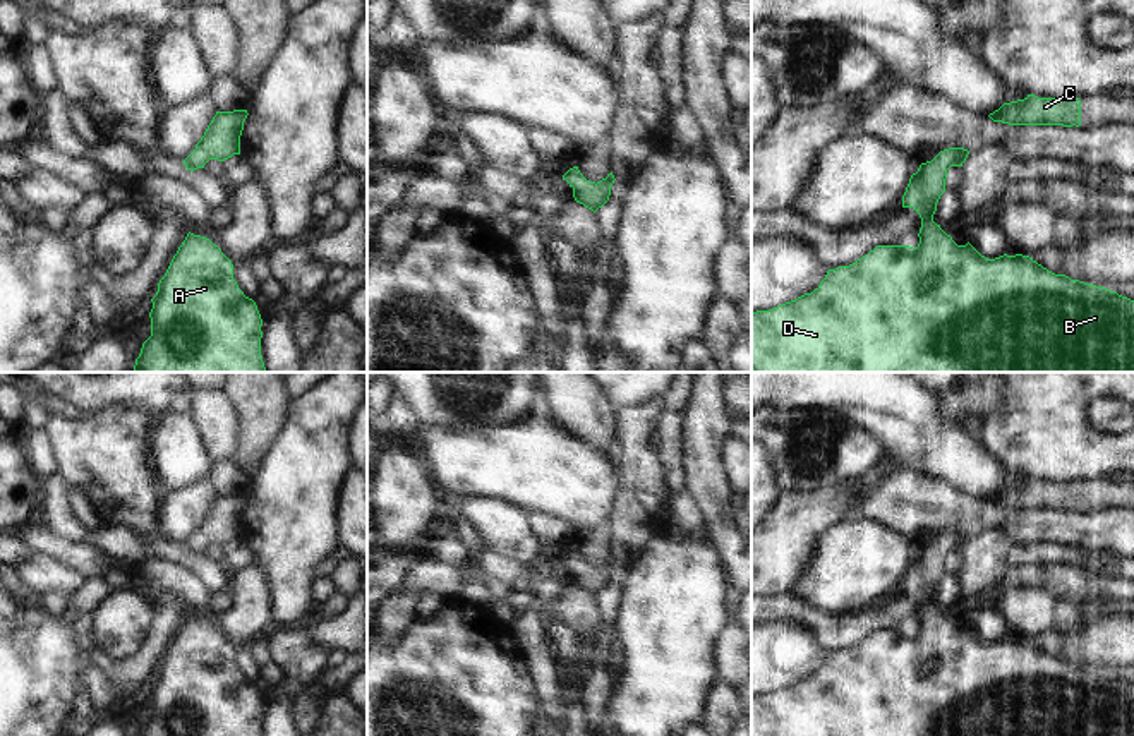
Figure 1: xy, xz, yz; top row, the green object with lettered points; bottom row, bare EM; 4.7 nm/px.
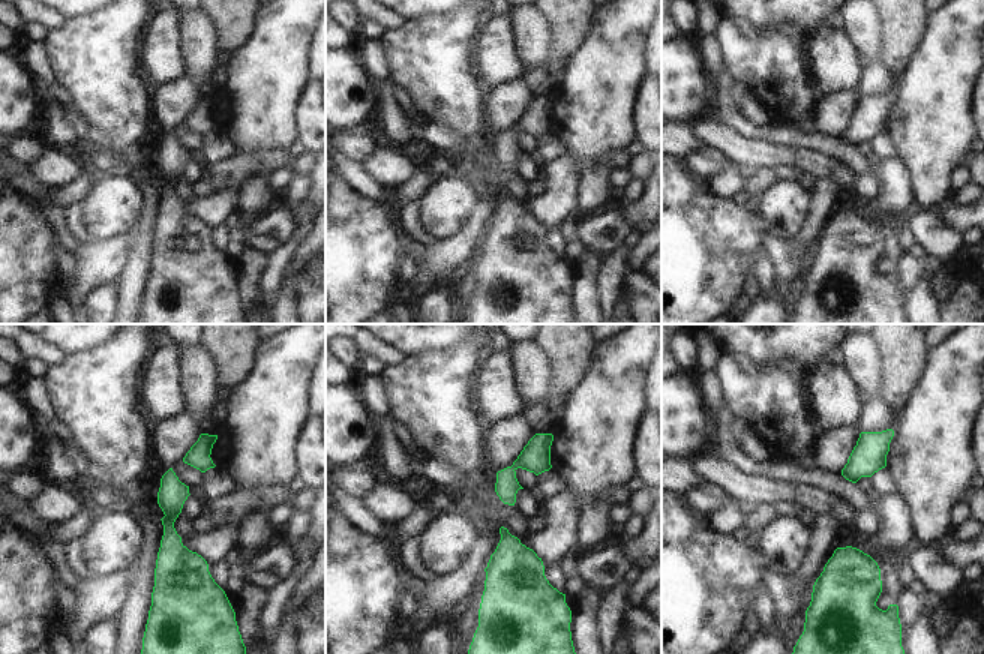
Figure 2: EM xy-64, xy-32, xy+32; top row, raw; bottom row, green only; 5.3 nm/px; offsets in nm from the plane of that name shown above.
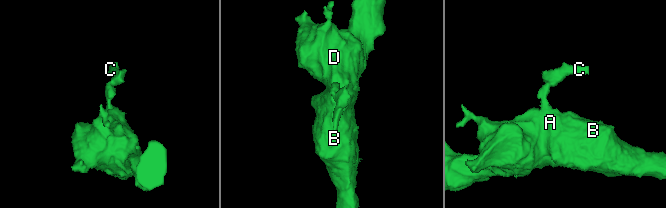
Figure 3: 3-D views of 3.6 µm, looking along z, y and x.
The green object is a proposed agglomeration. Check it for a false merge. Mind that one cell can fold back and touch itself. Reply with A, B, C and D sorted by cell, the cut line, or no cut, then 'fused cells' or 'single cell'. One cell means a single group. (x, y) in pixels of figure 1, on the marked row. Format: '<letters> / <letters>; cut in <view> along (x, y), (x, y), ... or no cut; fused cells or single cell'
A B C D; no cut; single cell

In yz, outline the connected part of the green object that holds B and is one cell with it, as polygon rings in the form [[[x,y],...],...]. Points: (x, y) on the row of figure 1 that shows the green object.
[[[964,148],[944,149],[932,161],[921,163],[918,172],[911,175],[902,196],[902,208],[913,208],[921,218],[920,244],[914,249],[909,245],[877,245],[856,262],[829,269],[811,293],[770,311],[751,312],[751,372],[1134,372],[1134,300],[1103,287],[1055,274],[1029,256],[1004,254],[986,259],[969,242],[957,245],[933,221],[937,202],[945,192],[947,170],[962,166],[968,154],[969,151]]]

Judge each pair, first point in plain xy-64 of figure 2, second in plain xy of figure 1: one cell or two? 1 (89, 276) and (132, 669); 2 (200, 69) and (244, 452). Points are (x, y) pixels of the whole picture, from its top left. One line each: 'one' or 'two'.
1: one
2: two

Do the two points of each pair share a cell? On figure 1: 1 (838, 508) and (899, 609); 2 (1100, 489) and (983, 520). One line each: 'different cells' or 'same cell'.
1: different cells
2: different cells

